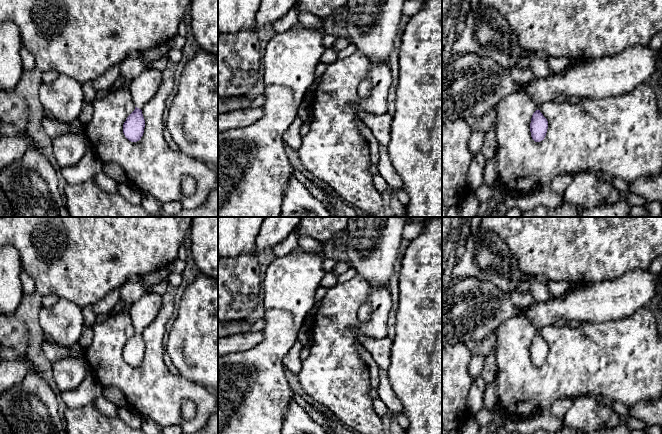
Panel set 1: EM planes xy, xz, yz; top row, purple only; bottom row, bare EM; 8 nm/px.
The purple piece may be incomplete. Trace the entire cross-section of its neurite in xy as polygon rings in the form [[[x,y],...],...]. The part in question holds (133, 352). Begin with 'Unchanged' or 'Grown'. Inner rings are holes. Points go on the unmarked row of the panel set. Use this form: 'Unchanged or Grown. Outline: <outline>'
Grown. Outline: [[[149,292],[130,305],[129,315],[135,334],[127,341],[123,348],[123,357],[131,366],[137,366],[144,357],[145,344],[142,332],[155,319],[162,307],[162,297]]]

